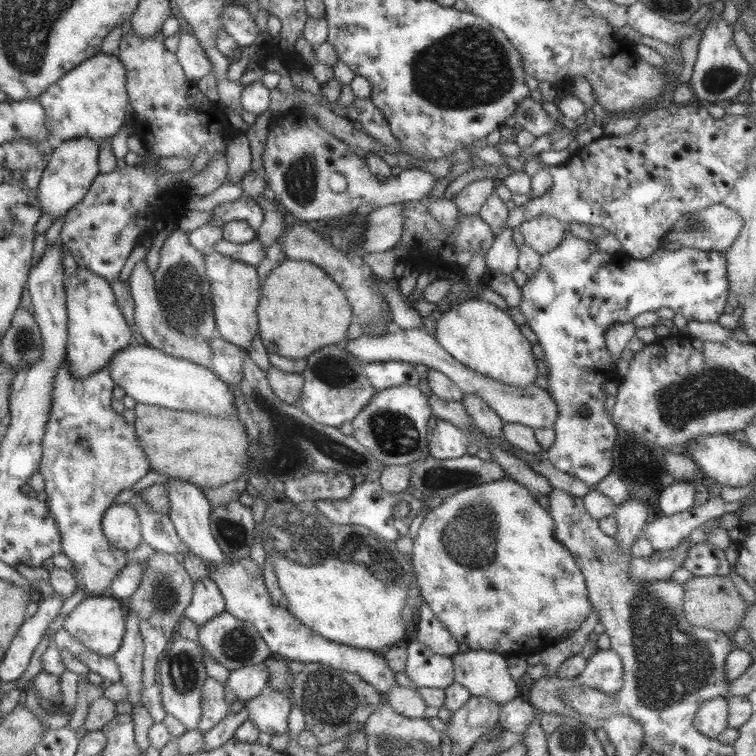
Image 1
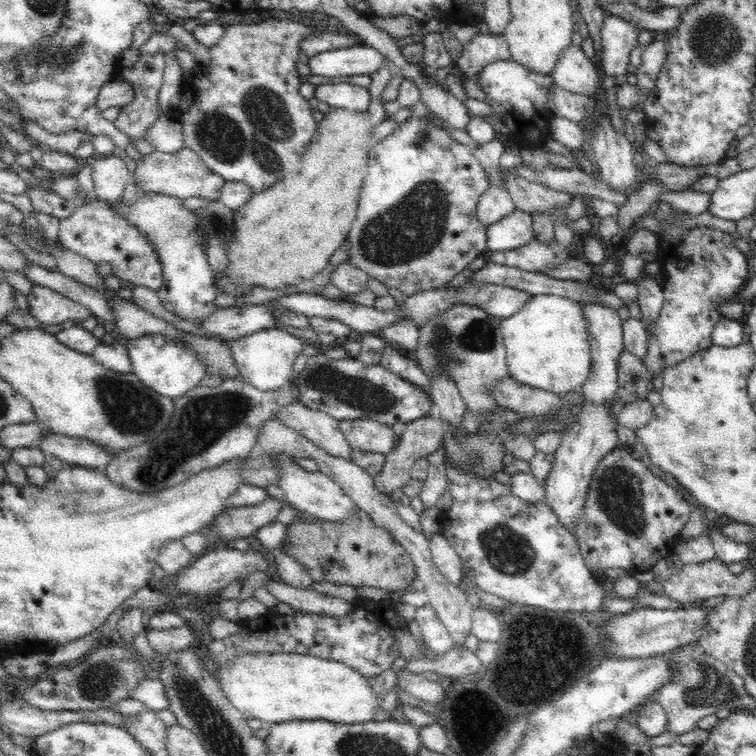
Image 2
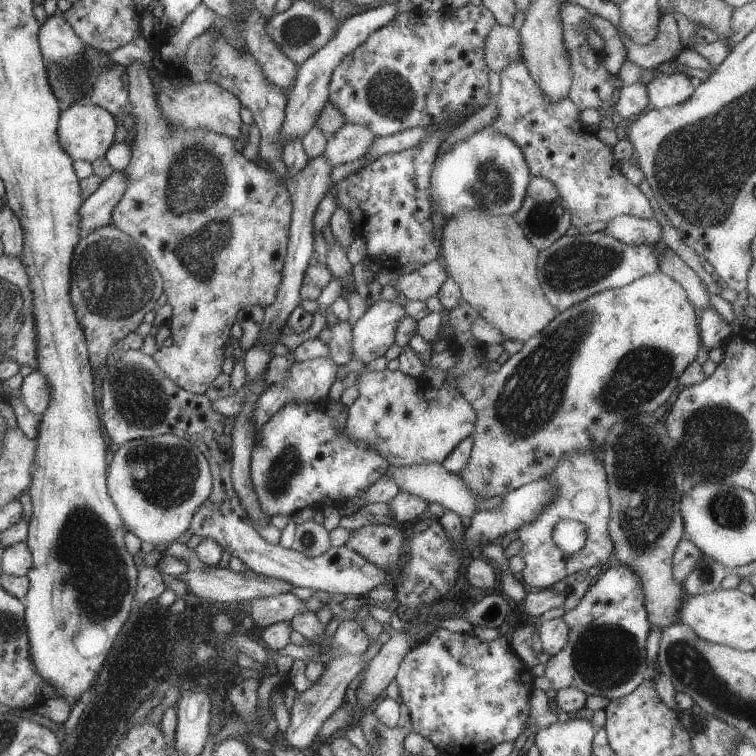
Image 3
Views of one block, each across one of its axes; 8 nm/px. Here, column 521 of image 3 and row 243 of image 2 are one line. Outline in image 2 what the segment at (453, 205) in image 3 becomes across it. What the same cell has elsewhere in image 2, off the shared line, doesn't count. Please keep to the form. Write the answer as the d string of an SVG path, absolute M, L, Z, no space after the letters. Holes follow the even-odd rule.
M148 192L144 198L140 198L136 204L127 206L121 199L114 202L114 207L120 209L140 231L148 235L148 239L154 243L160 263L162 263L162 272L164 282L157 290L159 300L164 308L182 318L198 324L208 320L216 310L218 305L214 303L218 294L218 288L215 284L215 276L212 274L204 254L205 246L195 228L194 211L182 209L180 198L174 198L167 194L158 194Z

